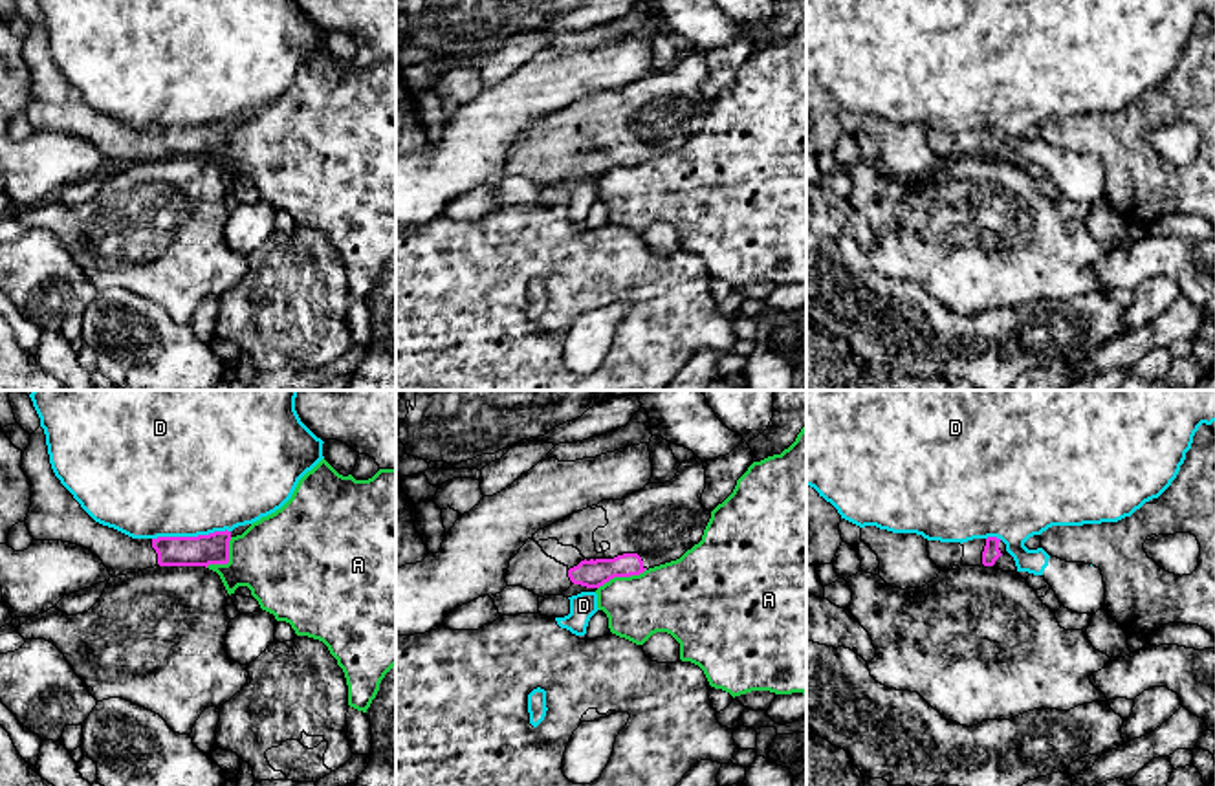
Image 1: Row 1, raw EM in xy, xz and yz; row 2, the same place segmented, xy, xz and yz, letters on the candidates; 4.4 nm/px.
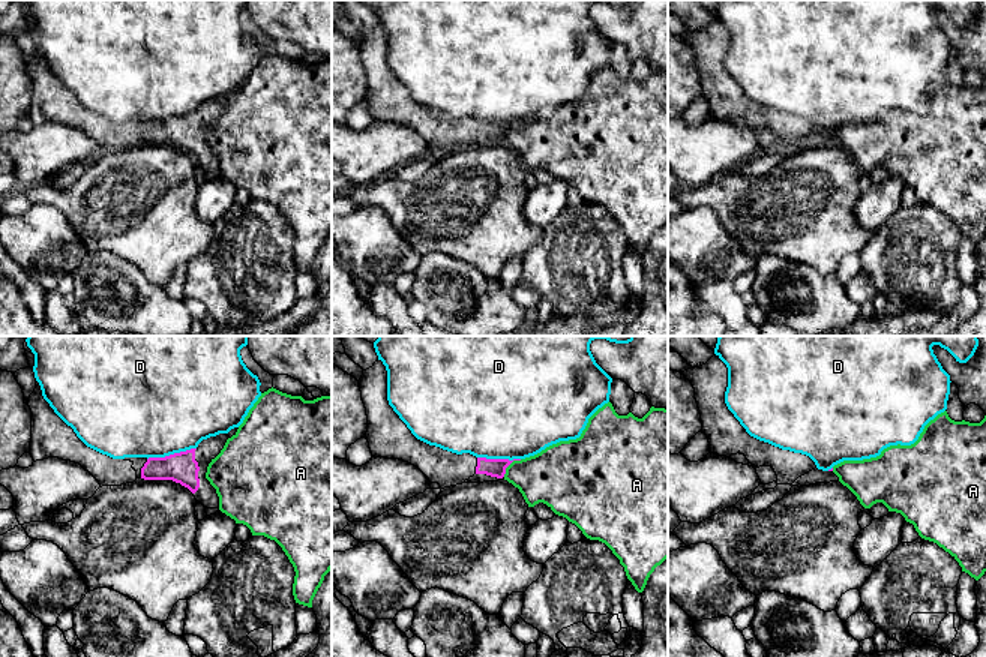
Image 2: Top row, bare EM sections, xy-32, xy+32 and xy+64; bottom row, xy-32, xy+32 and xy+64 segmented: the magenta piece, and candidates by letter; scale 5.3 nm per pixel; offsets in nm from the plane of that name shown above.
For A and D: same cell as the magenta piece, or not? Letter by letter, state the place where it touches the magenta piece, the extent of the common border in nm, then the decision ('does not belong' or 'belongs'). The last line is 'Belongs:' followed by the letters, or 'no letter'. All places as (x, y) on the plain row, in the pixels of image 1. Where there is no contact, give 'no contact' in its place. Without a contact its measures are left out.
A: meets magenta in xz at (622, 165); contact 240 nm long; does not belong
D: meets magenta in xy at (191, 127); contact 340 nm long; does not belong
Belongs: no letter

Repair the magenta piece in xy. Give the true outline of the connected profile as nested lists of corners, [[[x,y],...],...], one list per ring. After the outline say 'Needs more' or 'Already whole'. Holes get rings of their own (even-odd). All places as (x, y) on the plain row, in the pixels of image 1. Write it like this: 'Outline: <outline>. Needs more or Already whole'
Outline: [[[38,16],[22,42],[22,59],[31,75],[26,115],[33,130],[62,130],[97,145],[112,167],[154,156],[209,156],[229,152],[229,130],[251,114],[233,121],[198,126],[132,128],[95,112],[55,66],[44,18]]]. Needs more

